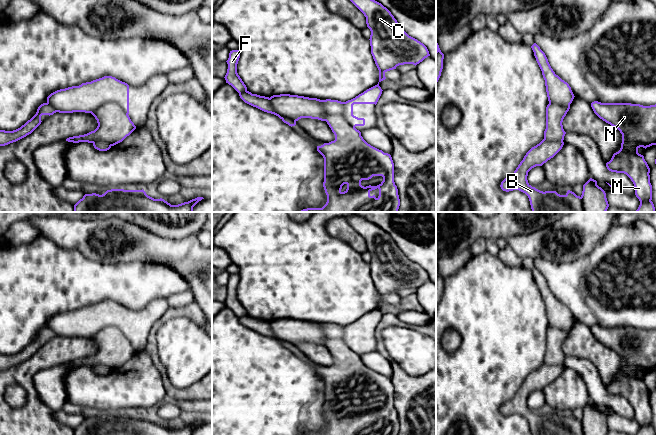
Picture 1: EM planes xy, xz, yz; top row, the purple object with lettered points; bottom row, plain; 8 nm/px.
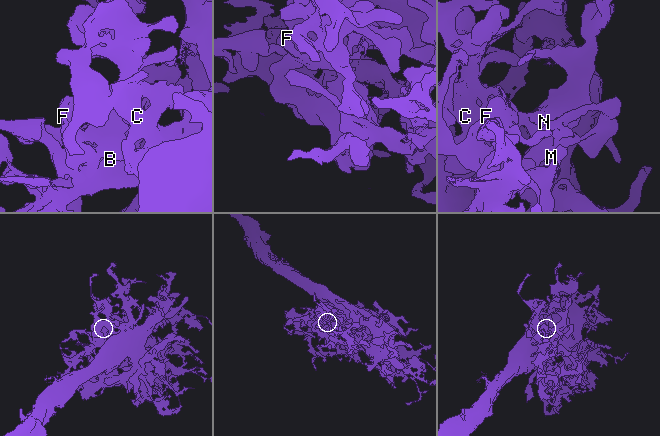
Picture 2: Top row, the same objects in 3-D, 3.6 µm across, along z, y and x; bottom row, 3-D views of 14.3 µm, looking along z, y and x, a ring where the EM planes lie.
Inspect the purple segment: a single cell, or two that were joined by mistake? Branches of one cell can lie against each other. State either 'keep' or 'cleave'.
keep

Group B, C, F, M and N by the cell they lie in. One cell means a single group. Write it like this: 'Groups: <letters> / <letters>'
Groups: B C F M N

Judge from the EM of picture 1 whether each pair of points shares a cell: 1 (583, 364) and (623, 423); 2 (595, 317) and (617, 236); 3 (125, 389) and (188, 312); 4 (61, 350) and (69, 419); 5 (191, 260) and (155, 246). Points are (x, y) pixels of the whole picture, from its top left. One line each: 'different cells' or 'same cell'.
1: different cells
2: same cell
3: different cells
4: different cells
5: same cell

